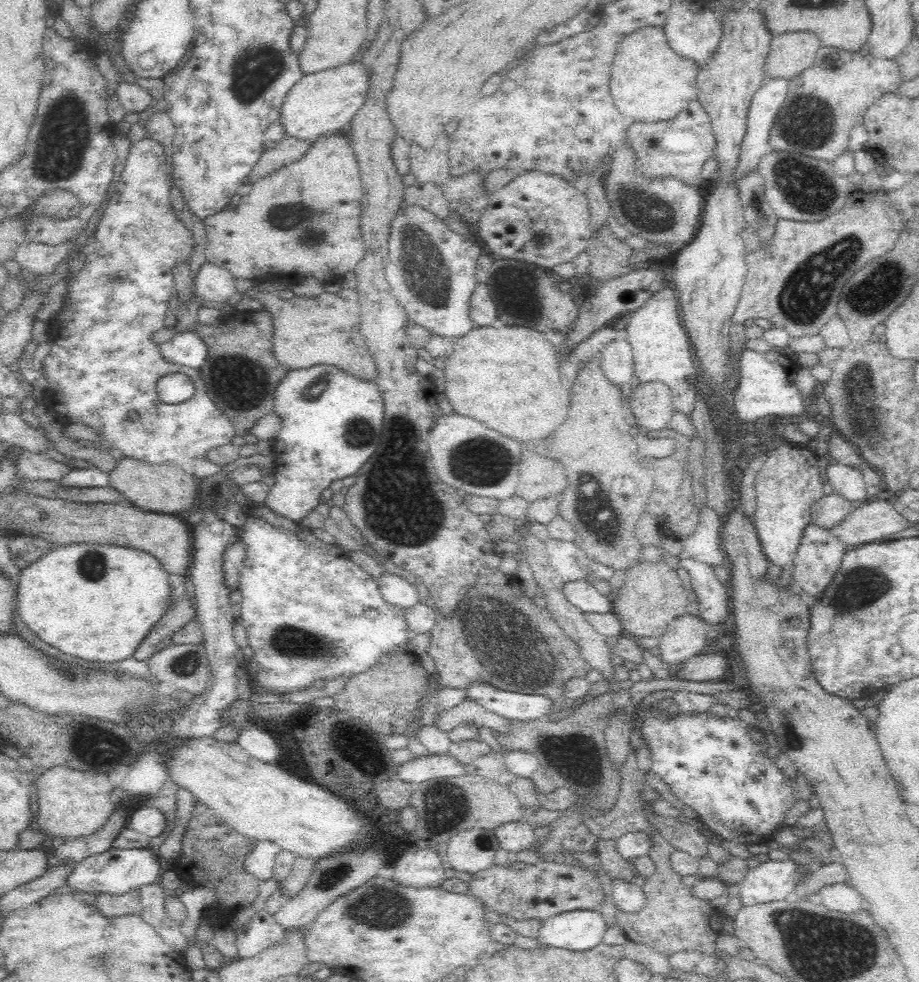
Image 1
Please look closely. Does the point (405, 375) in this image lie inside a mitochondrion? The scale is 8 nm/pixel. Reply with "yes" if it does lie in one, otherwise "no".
no

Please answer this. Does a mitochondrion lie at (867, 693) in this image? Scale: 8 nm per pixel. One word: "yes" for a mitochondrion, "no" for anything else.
no

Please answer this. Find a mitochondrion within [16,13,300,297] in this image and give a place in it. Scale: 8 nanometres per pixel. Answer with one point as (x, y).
(57, 150)

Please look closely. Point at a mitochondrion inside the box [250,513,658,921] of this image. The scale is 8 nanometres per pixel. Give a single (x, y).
(507, 645)

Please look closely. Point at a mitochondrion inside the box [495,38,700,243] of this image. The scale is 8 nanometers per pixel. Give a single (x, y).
(644, 208)

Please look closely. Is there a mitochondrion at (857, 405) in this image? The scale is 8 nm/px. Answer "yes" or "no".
yes

